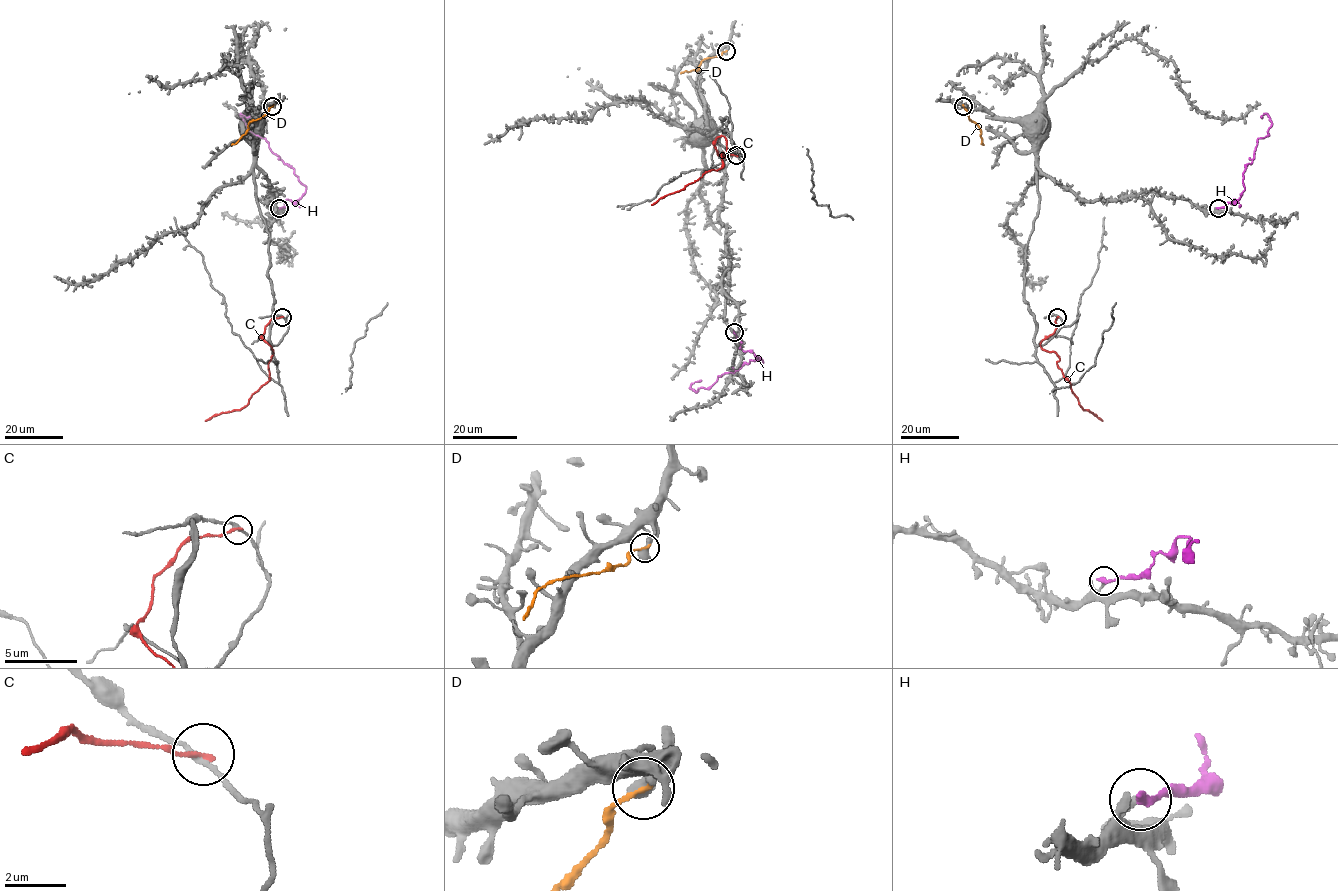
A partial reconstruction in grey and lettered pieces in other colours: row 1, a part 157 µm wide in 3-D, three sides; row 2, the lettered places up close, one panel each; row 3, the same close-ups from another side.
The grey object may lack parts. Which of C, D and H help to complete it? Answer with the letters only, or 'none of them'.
none of them

